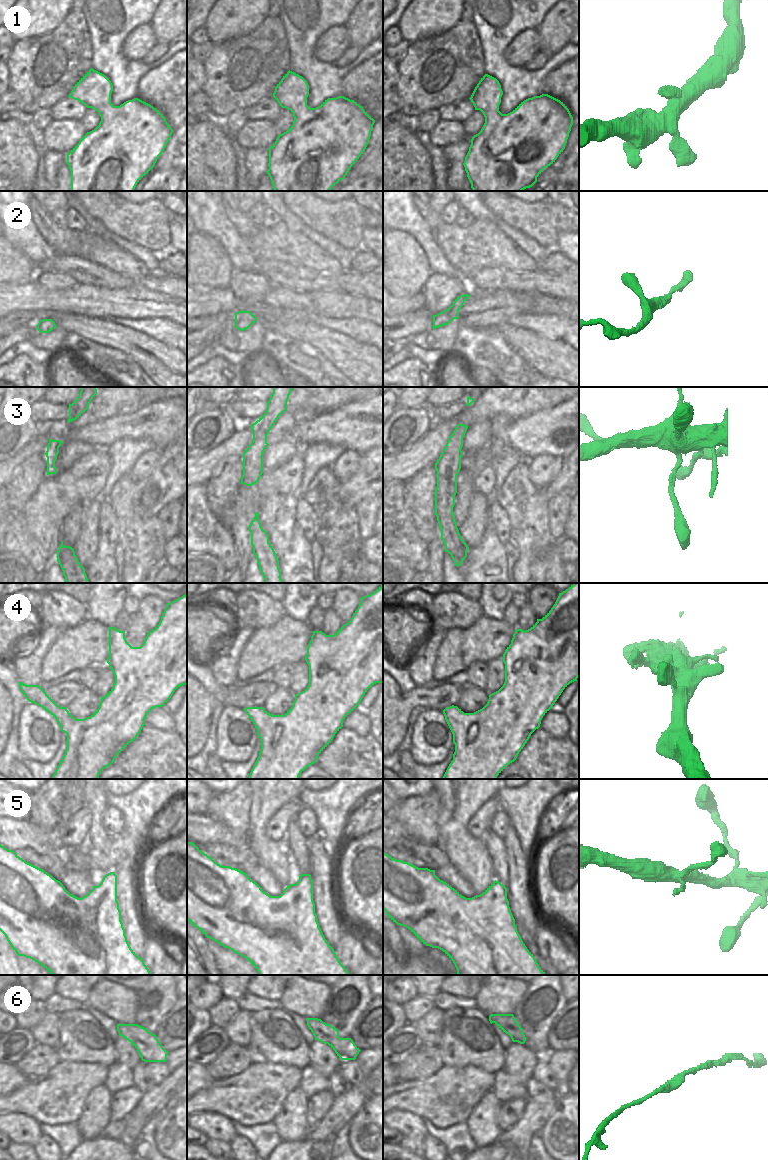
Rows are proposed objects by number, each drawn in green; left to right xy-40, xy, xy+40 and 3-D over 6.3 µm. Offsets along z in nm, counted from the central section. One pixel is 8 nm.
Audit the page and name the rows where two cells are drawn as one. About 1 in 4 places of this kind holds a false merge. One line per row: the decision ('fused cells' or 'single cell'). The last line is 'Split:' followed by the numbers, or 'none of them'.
1: single cell
2: single cell
3: single cell
4: single cell
5: single cell
6: single cell
Split: none of them

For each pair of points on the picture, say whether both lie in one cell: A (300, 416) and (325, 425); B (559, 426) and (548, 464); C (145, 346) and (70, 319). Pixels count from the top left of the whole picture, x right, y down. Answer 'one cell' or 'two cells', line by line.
A: two cells
B: two cells
C: one cell

